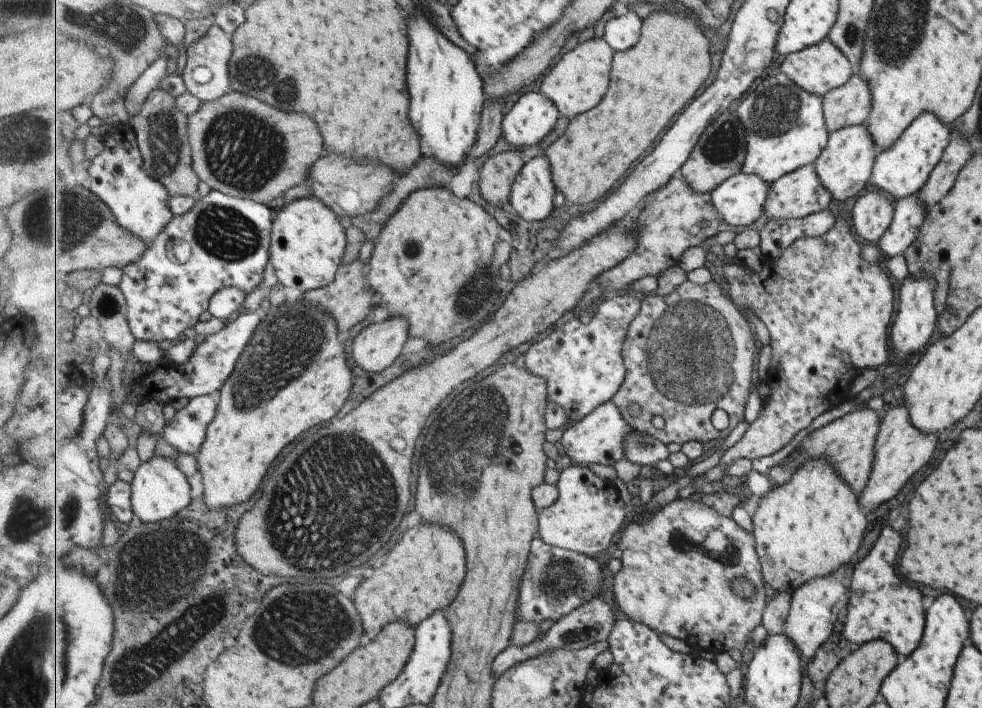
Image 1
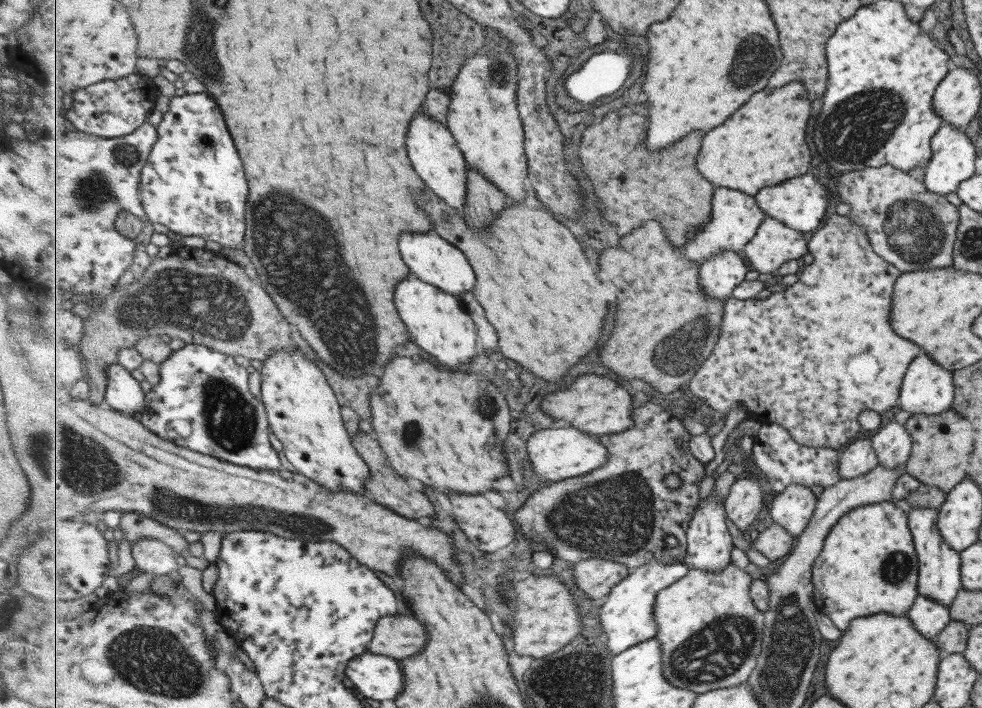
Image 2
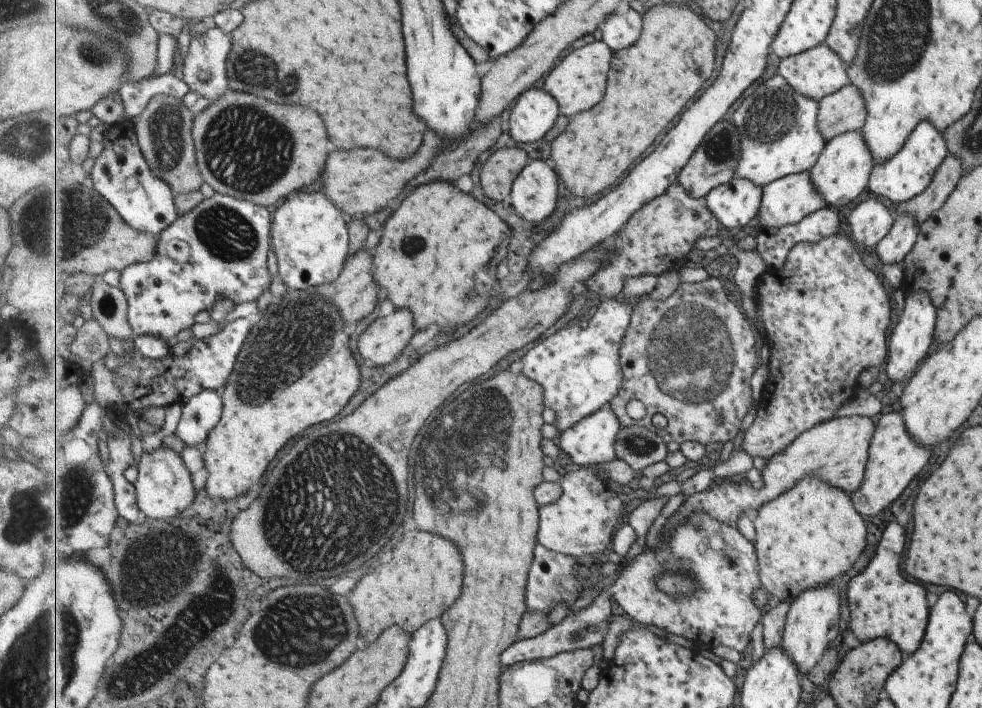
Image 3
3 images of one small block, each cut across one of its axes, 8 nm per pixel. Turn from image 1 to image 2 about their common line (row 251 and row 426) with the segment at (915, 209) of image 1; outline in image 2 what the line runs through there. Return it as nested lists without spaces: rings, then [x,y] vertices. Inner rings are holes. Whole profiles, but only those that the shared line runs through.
[[[891,419],[873,433],[870,440],[877,455],[877,463],[881,463],[887,469],[905,465],[910,455],[911,437],[905,431],[904,425]]]

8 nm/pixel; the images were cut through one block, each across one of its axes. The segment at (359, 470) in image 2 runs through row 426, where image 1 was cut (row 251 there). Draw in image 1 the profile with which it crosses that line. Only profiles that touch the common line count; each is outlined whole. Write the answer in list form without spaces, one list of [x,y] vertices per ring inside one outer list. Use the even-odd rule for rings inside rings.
[[[317,195],[296,199],[278,210],[272,228],[270,260],[281,284],[303,293],[329,286],[343,264],[348,245],[346,229],[338,214]]]

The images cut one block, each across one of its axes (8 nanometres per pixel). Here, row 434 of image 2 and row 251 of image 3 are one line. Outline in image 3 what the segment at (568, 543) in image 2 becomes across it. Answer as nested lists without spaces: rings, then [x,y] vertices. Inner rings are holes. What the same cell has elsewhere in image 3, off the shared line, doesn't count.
[[[675,182],[668,191],[655,200],[648,202],[626,226],[608,243],[612,249],[612,259],[604,264],[585,284],[587,292],[600,296],[619,295],[625,278],[641,274],[657,275],[669,271],[680,271],[690,260],[690,254],[696,248],[698,238],[717,236],[721,230],[720,220],[712,213],[706,197],[695,198],[679,182]]]

